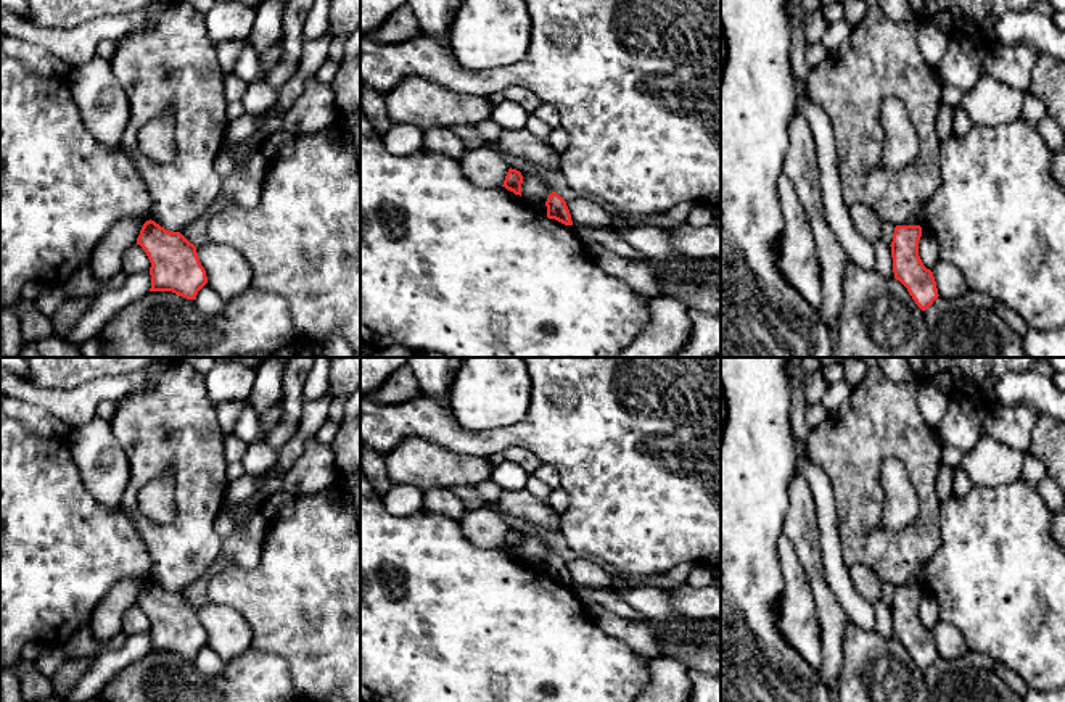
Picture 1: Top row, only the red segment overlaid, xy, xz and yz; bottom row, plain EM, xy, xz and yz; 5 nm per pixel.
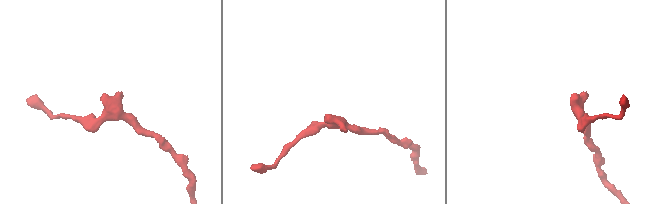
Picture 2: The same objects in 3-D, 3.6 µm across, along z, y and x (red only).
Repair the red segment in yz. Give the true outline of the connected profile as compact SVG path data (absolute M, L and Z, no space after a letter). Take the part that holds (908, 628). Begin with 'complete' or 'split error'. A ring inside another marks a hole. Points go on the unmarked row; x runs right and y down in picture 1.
complete; M896 586L891 602L894 639L899 641L925 671L940 657L933 633L927 630L919 617L920 586Z

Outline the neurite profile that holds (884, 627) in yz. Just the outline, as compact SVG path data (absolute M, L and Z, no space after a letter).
M882 599L874 604L877 612L877 623L874 631L886 639L894 639L893 633L893 618L891 618L891 607L886 605Z

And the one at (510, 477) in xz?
M504 460L494 465L492 481L495 481L502 491L521 491L528 485L529 475L516 464Z

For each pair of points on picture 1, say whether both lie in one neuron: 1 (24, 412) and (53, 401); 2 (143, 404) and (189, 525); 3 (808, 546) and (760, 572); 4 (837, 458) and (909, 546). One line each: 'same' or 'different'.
1: different
2: same
3: different
4: same

